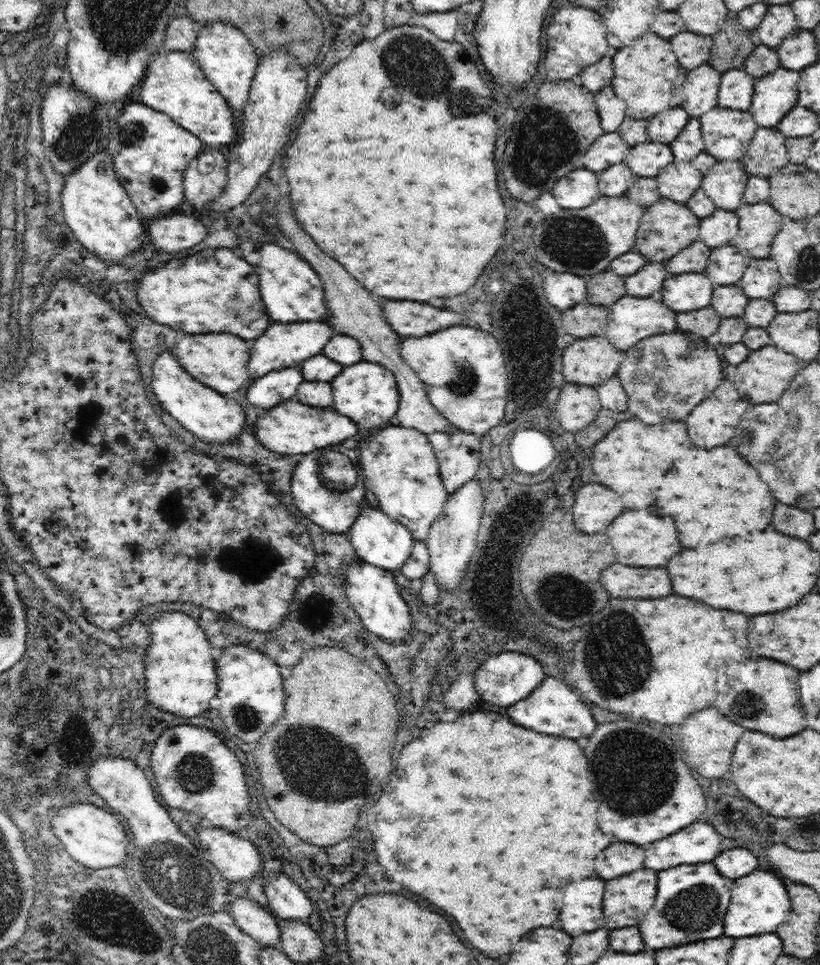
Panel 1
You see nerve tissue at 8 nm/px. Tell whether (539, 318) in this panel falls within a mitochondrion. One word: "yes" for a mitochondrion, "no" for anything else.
no

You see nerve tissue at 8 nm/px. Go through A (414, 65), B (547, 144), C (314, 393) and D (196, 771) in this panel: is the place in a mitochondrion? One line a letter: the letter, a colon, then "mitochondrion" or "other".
A: mitochondrion
B: mitochondrion
C: other
D: mitochondrion

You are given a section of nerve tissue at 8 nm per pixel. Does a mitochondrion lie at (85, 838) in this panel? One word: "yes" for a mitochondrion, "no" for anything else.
no

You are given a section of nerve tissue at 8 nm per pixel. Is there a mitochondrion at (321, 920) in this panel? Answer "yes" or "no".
no

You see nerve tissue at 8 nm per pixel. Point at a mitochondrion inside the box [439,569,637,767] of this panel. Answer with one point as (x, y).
(582, 597)

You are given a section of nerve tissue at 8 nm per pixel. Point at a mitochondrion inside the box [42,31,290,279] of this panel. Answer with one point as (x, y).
(80, 134)

